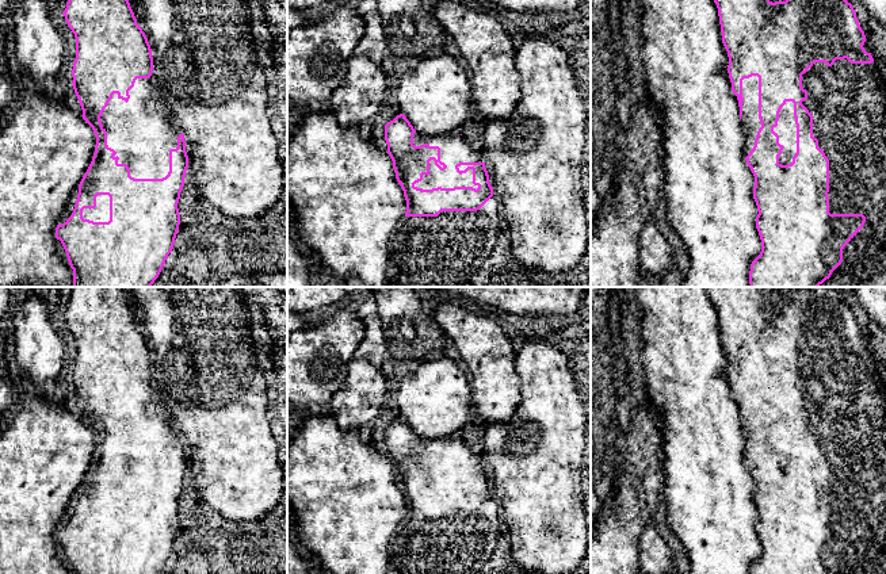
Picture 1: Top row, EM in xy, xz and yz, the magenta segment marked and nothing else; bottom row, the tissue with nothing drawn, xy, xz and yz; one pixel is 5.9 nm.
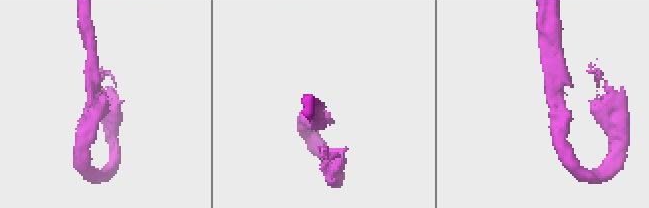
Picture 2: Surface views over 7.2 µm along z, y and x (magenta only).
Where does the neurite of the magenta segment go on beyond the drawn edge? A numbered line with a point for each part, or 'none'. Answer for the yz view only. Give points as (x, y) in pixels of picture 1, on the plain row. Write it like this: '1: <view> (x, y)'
1: yz (786, 432)

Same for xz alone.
1: xz (453, 450)

